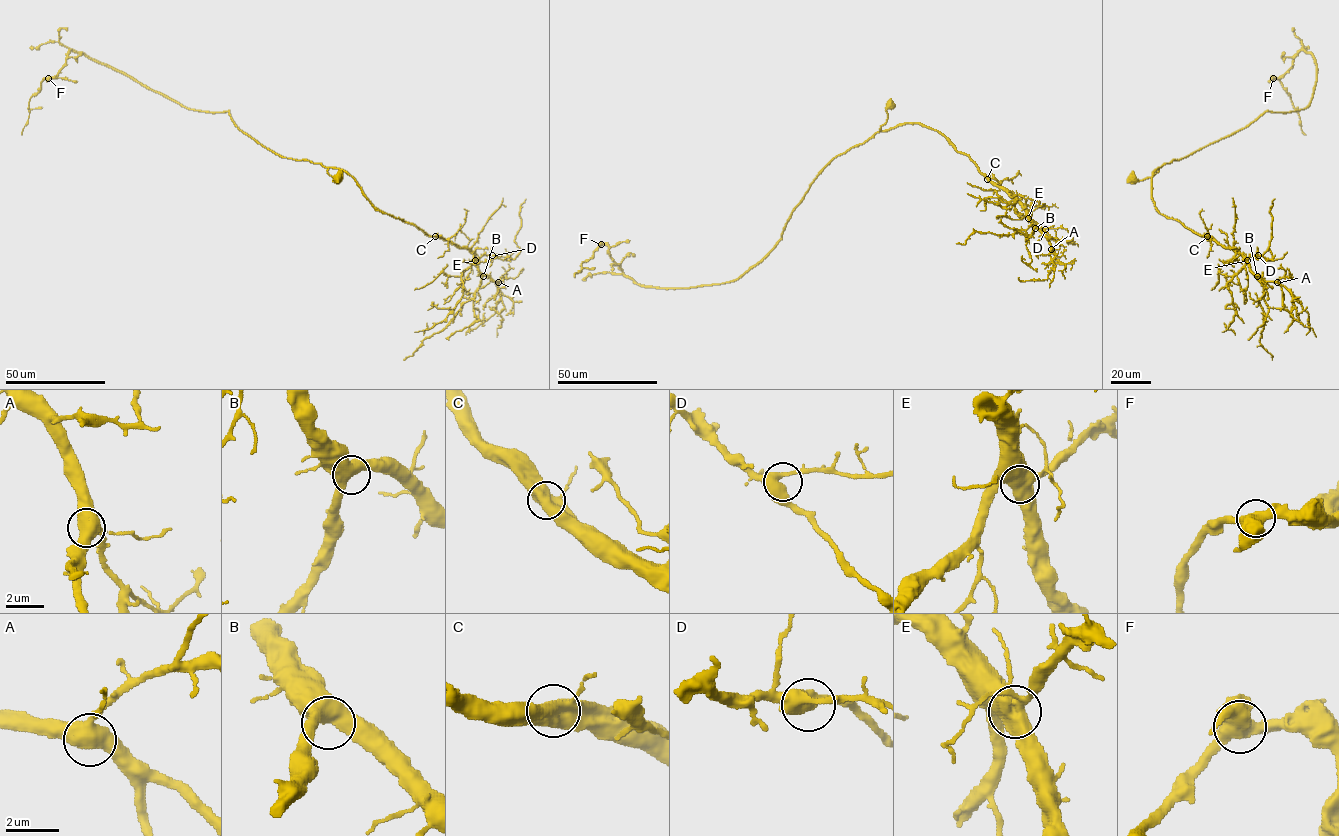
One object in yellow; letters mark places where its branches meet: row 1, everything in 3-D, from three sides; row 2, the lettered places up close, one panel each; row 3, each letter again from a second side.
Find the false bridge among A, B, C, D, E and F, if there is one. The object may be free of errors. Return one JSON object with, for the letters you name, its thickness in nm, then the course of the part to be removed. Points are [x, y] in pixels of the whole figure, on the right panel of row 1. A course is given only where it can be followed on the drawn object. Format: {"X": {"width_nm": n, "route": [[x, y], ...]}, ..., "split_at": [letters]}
{"split_at": []}

